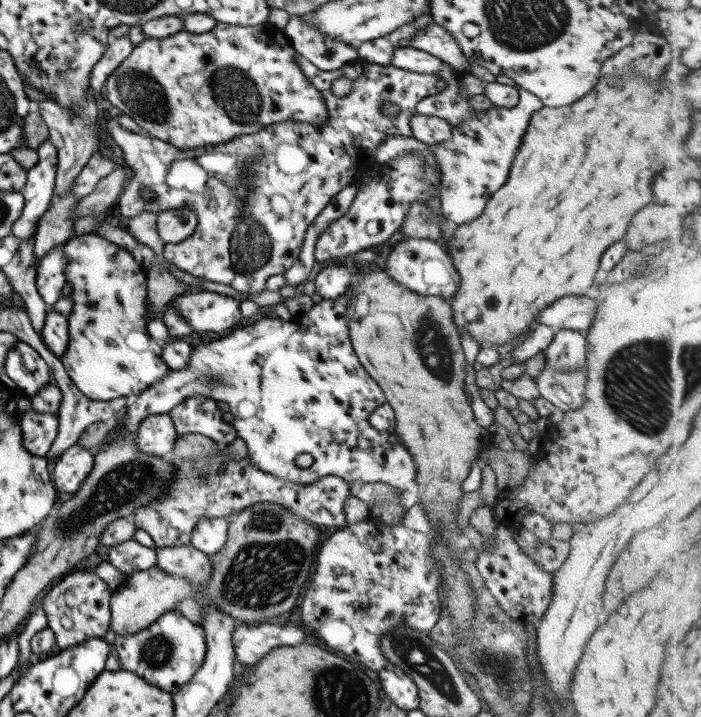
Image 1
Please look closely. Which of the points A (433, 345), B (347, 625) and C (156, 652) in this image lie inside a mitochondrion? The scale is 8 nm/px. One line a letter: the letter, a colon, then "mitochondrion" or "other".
A: mitochondrion
B: other
C: mitochondrion

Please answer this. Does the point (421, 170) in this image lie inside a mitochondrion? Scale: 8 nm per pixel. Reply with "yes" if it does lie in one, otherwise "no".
yes

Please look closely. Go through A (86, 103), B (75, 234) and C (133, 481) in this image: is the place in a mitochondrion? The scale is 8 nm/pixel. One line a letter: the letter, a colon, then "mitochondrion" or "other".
A: other
B: other
C: mitochondrion

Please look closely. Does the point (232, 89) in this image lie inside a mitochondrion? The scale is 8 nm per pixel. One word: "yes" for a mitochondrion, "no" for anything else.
yes

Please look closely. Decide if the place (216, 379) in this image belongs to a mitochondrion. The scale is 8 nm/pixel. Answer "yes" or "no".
yes

